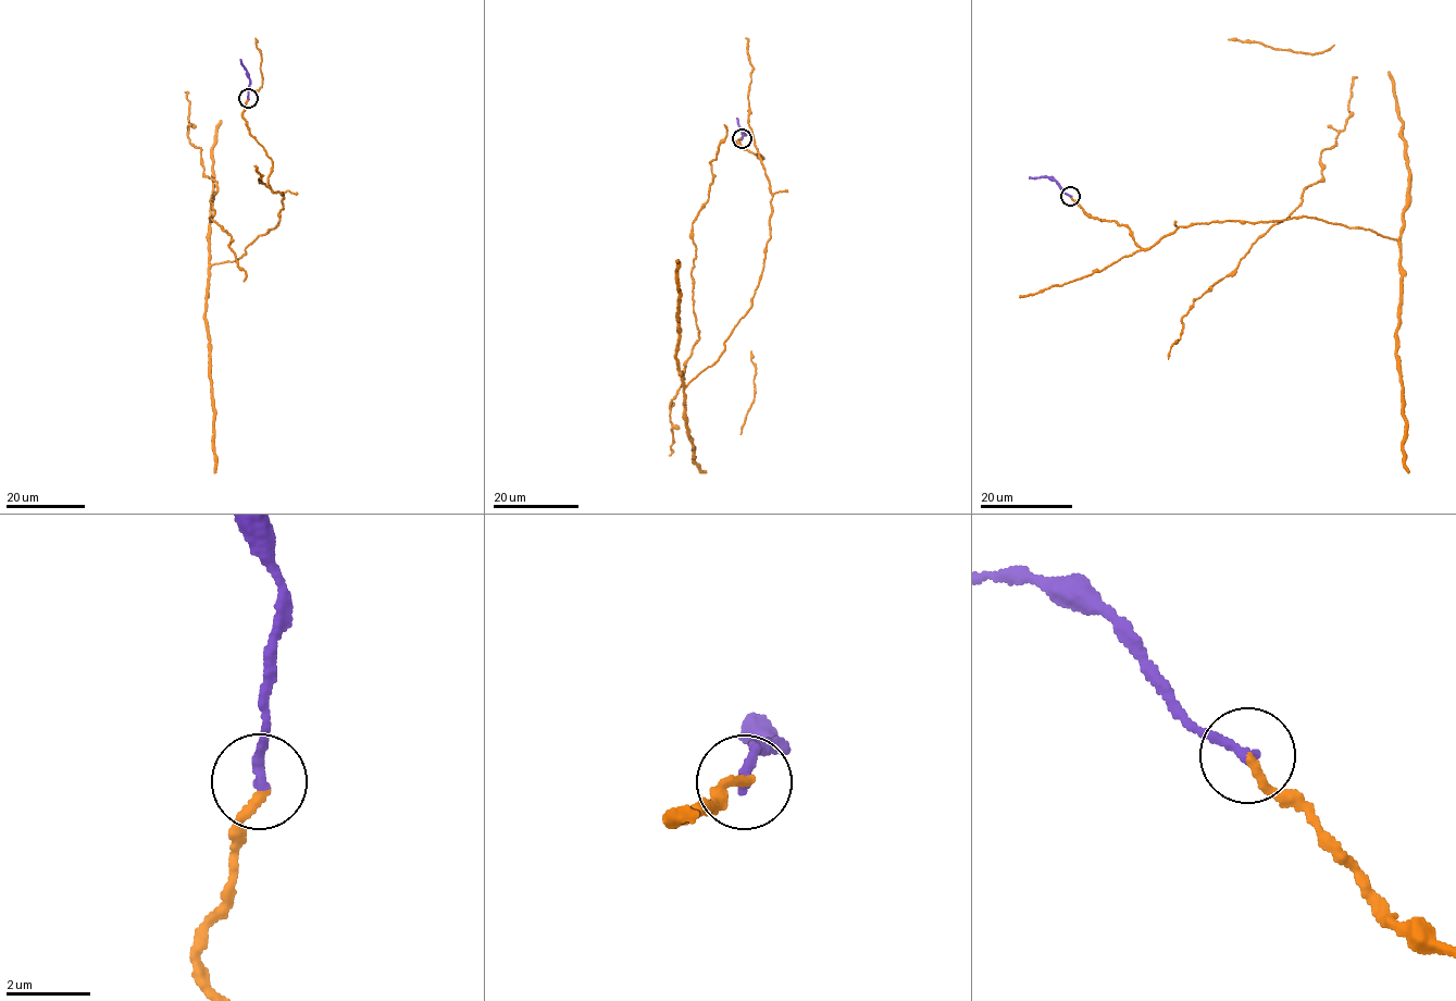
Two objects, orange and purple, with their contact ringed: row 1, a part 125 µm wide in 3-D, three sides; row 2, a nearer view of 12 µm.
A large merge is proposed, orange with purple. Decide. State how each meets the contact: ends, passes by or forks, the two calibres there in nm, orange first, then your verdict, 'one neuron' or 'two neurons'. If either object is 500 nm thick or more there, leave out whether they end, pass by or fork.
orange ends there; purple ends there; 200 nm thick on the orange side, 240 nm on the other; one neuron

